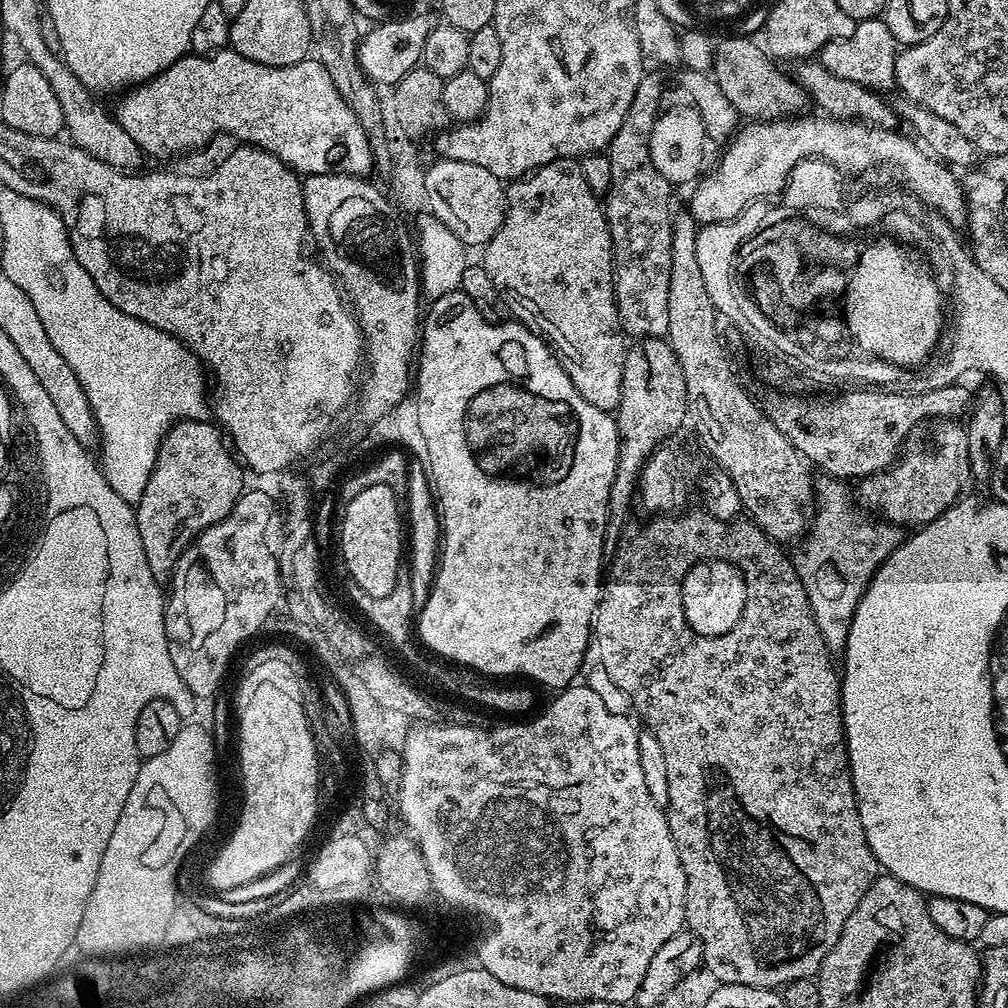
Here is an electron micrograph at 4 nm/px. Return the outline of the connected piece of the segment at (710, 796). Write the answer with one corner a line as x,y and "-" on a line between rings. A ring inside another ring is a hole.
700,510
700,512
686,512
681,511
679,514
660,514
652,520
649,524
644,524
641,528
629,527
625,531
620,540
620,545
617,548
616,556
610,560
610,567
606,572
606,583
602,588
602,595
599,604
596,606
596,615
592,617
592,634
590,637
591,643
594,645
594,656
598,659
598,667
606,670
606,674
610,674
610,679
626,693
632,700
632,707
635,715
640,715
644,719
643,727
647,731
654,734
654,738
658,740
659,745
662,746
664,757
666,757
666,782
670,782
670,790
668,791
668,802
666,811
668,814
668,825
670,826
670,834
674,838
674,846
678,850
678,858
682,862
682,870
686,874
686,902
684,903
684,923
687,931
693,932
702,942
704,947
704,963
703,967
708,968
710,975
716,979
720,984
737,984
738,986
754,986
755,988
771,988
773,990
783,989
784,985
794,982
795,980
806,980
815,977
820,971
820,963
826,958
826,954
830,954
830,950
834,950
834,946
838,942
838,938
842,934
842,930
846,926
846,922
850,918
850,914
854,914
854,910
858,906
858,902
862,902
862,898
866,894
866,890
870,890
870,886
876,881
877,876
881,875
882,869
880,863
874,858
874,854
870,850
870,842
866,842
866,830
862,830
862,818
858,814
858,802
854,794
854,782
852,775
848,769
848,747
844,741
844,709
840,702
840,682
841,677
832,669
832,660
834,660
833,653
829,652
822,630
818,626
818,622
814,618
814,614
810,610
810,602
806,598
806,590
802,586
802,582
796,573
796,566
791,555
787,556
783,552
785,550
779,543
771,539
759,527
759,525
752,522
748,518
737,518
729,522
720,521
714,517
707,510
-
697,560
725,560
736,566
736,569
744,574
744,583
748,585
748,600
744,604
742,610
742,618
734,626
734,630
730,630
721,636
699,636
690,625
686,622
684,611
682,610
682,598
680,591
682,590
682,582
684,576
695,566
-
768,616
772,616
772,625
770,628
756,628
756,624
768,624

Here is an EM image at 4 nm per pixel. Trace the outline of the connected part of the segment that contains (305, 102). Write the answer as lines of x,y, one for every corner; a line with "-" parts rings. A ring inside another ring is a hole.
231,50
213,52
210,56
189,54
171,64
166,70
162,70
153,80
135,85
128,95
130,96
126,97
117,108
114,108
114,115
119,120
122,130
126,130
126,134
130,134
130,138
134,138
134,142
138,142
138,146
148,158
168,156
171,152
184,152
187,148
196,148
199,146
200,140
206,139
207,136
216,136
219,132
225,132
226,135
233,136
241,145
266,149
267,152
276,156
277,161
285,169
293,168
294,171
300,172
299,174
304,176
337,172
347,176
367,177
368,171
373,171
374,168
372,147
366,138
366,130
362,130
358,118
354,118
354,110
350,110
350,106
346,106
346,102
342,102
342,94
338,94
338,86
334,86
334,82
330,82
330,70
326,70
326,66
322,66
315,58
303,60
294,66
262,66
258,62
250,62
250,58
242,58
242,54

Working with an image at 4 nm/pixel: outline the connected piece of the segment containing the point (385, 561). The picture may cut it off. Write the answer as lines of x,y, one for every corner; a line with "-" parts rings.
370,486
343,505
344,517
340,520
340,552
344,555
344,564
348,567
350,580
357,583
366,594
376,598
385,597
396,586
398,566
402,562
402,553
406,548
406,532
402,527
402,504
396,499
390,486

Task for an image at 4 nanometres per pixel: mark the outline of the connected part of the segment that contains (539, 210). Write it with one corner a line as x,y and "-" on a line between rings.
575,159
555,160
511,181
506,188
502,226
498,226
494,238
483,245
482,252
486,274
490,274
494,286
498,286
498,294
508,303
509,313
524,327
544,337
559,356
570,382
574,382
578,394
582,394
590,406
615,413
622,398
626,337
620,327
612,281
612,239
601,197
586,186
579,163

